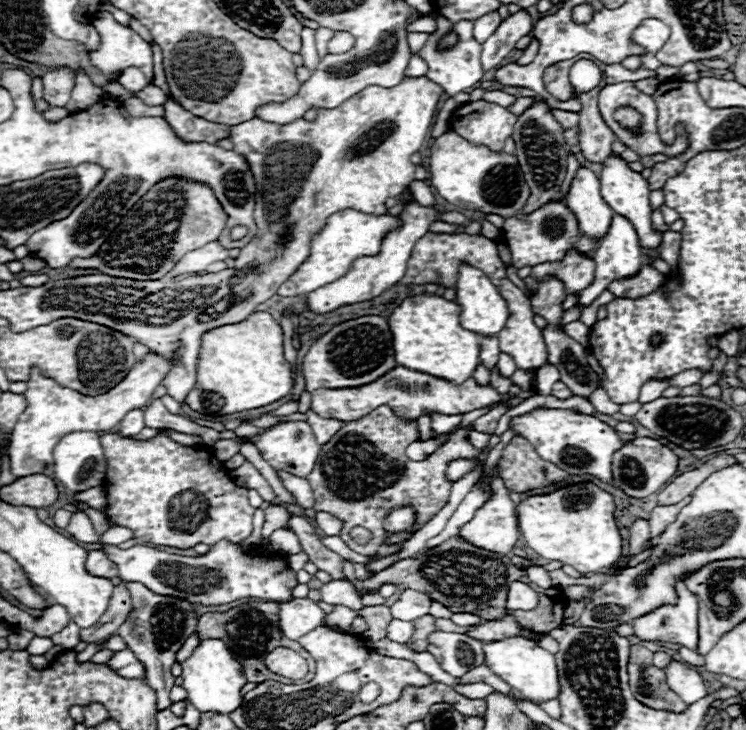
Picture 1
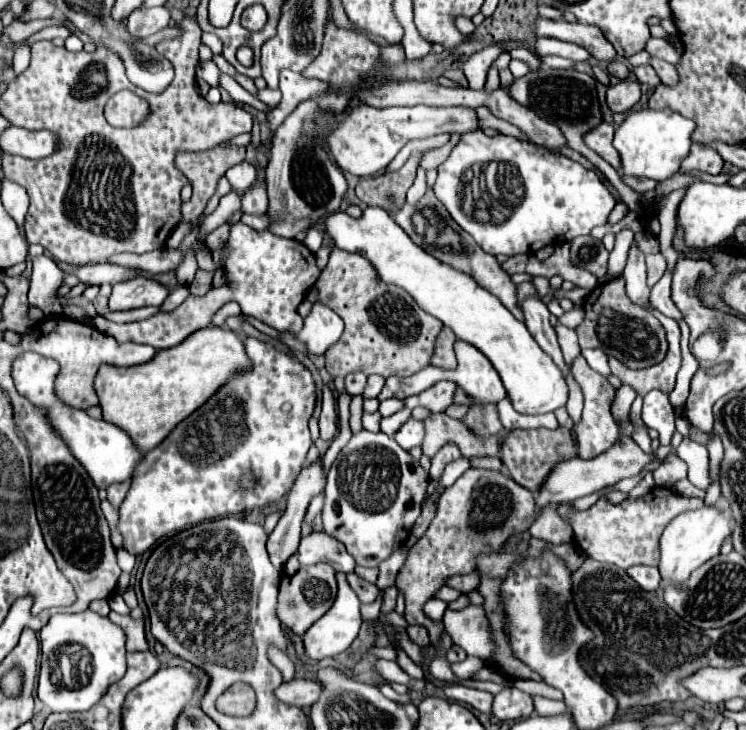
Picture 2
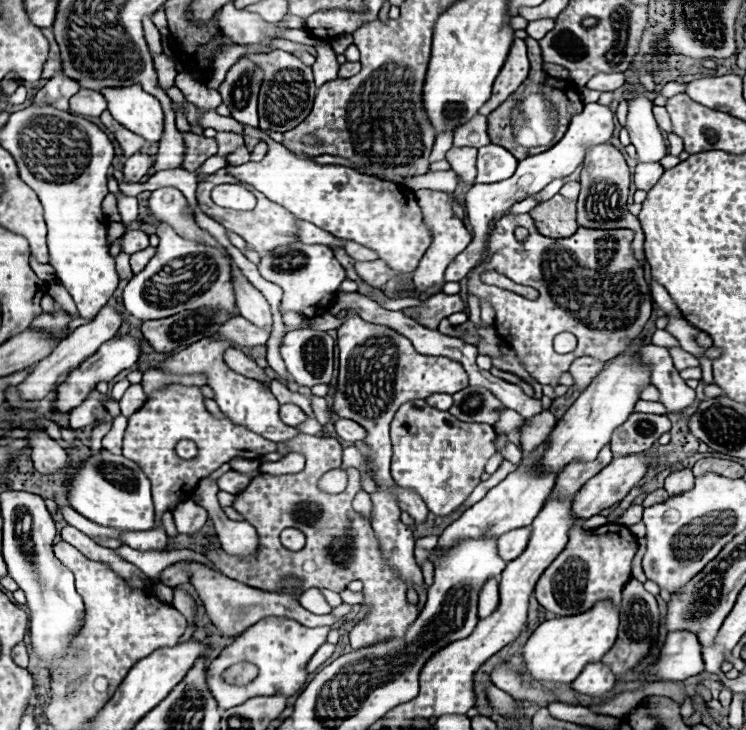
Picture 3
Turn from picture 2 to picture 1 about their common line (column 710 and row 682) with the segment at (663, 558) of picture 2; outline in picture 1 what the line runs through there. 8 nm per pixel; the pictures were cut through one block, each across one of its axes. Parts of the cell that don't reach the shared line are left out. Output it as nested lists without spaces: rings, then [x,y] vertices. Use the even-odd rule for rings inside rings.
[[[512,636],[512,638],[504,638],[504,640],[486,642],[486,644],[482,644],[482,650],[486,654],[484,664],[496,676],[500,676],[504,682],[508,682],[512,688],[518,688],[532,702],[540,704],[544,700],[558,698],[560,686],[558,686],[558,672],[556,672],[558,668],[556,668],[554,654],[540,648],[536,642],[522,638],[522,636]]]

